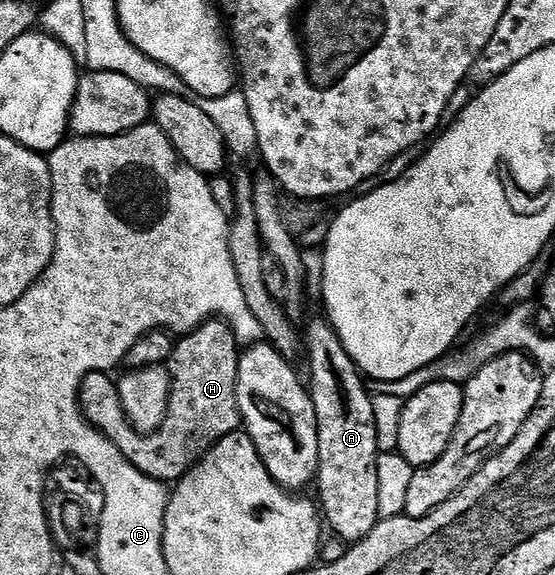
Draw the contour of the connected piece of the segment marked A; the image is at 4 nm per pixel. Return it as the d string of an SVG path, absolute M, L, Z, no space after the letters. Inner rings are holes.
M324 316L315 318L306 329L303 329L303 349L304 352L309 352L307 388L315 407L319 431L319 463L315 478L315 489L317 485L317 493L321 496L319 509L323 514L324 524L328 528L330 525L343 540L349 541L345 543L360 543L367 535L371 535L377 522L382 520L379 511L379 471L377 470L379 422L373 410L373 397L365 390L366 378Z

